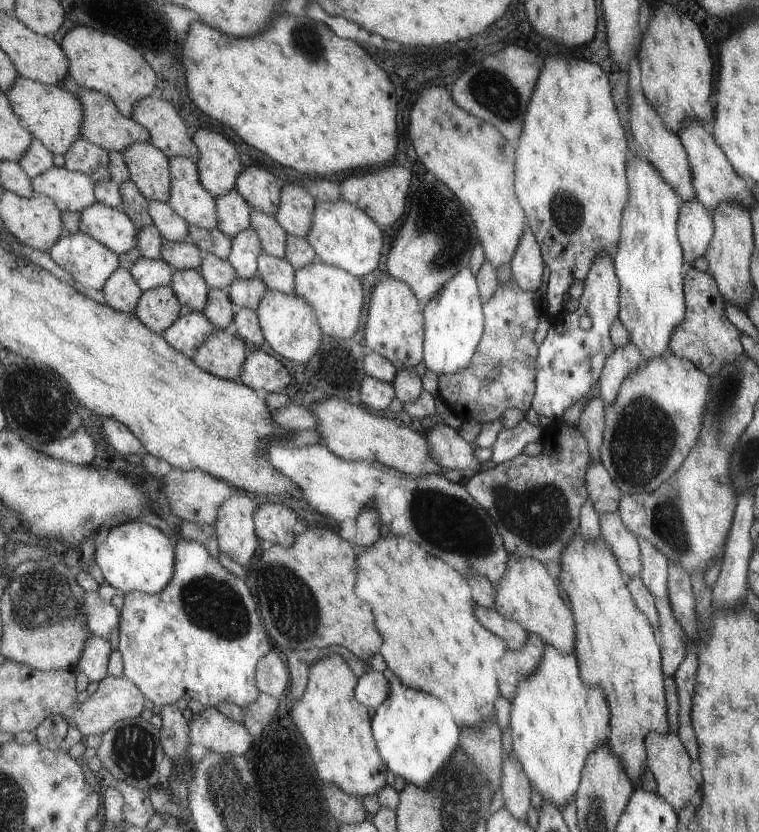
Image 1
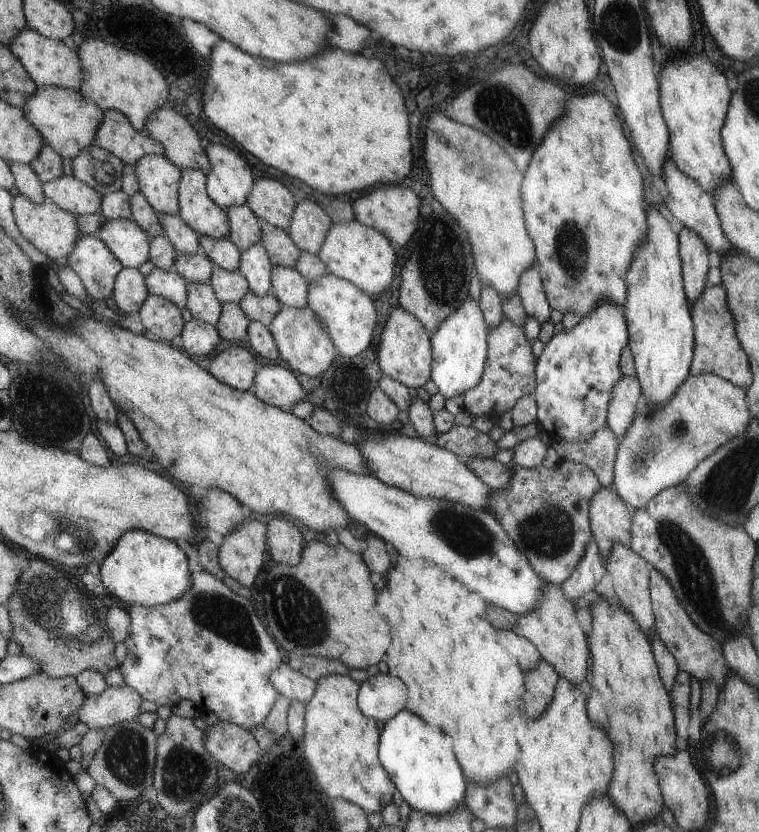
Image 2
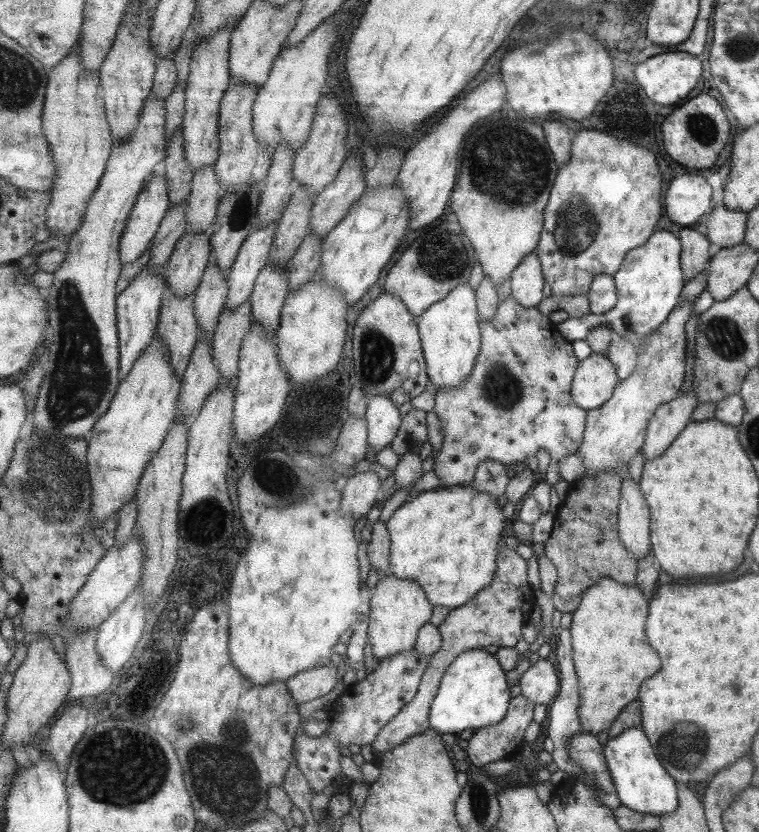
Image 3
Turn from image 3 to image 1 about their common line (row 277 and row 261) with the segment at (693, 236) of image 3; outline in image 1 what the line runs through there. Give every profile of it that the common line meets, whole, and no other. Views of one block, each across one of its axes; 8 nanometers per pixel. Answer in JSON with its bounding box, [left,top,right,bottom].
[678,198,714,267]

